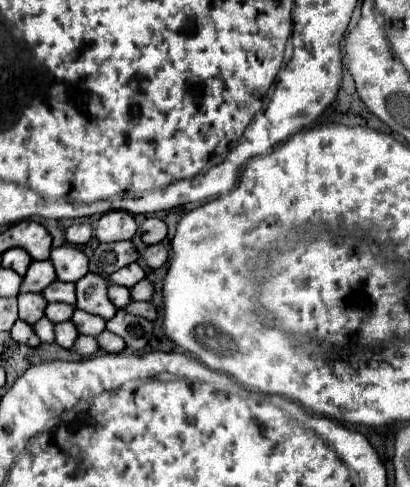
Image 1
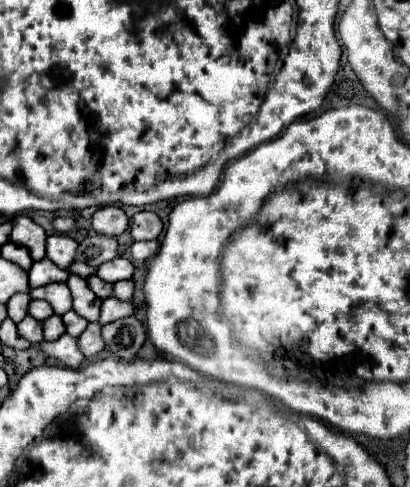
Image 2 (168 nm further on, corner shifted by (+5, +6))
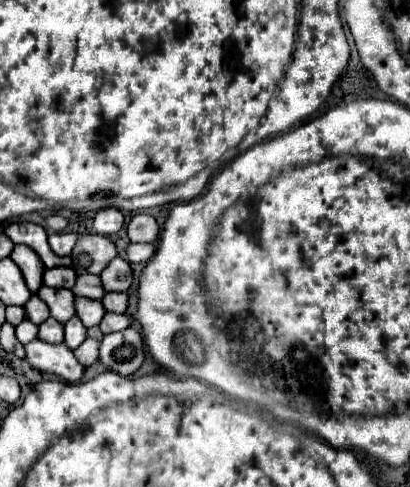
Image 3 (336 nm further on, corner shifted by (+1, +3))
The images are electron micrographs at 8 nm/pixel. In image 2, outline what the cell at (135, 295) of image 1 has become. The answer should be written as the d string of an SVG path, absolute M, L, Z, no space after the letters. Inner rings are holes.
M120 280L114 284L114 296L120 300L132 300L134 294L134 282L132 280Z

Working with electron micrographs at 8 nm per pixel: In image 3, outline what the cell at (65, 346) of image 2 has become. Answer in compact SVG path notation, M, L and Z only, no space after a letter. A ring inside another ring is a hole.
M30 341L26 345L26 361L42 371L42 373L52 373L62 377L68 383L78 383L84 367L76 361L74 353L64 345L48 345L44 341Z

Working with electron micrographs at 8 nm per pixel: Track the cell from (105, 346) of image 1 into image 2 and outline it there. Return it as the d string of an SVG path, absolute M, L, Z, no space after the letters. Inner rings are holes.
M94 322L94 324L90 324L90 326L84 330L84 334L78 338L80 350L82 350L84 356L96 356L96 354L100 354L100 352L104 350L104 340L102 340L100 328L102 328L102 326L100 326L98 322Z

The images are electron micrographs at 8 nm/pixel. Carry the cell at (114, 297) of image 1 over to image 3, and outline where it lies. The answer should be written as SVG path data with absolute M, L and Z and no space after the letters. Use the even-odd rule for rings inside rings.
M80 275L76 279L76 285L72 289L74 295L78 297L88 297L88 299L102 299L104 297L104 289L102 289L102 283L100 283L100 277L98 275Z

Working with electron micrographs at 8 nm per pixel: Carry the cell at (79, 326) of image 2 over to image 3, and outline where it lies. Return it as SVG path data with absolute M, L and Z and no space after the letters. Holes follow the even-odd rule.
M72 317L66 325L64 325L64 343L70 349L76 349L78 345L82 345L86 339L86 327L82 325L82 321L78 317Z

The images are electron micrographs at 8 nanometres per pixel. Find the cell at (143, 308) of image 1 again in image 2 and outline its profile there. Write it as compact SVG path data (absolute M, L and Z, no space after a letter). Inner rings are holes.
M110 296L110 298L106 298L106 300L102 302L100 324L108 324L108 322L114 322L114 320L132 316L134 310L136 310L136 306L134 306L132 302L124 302L124 300L118 300L118 298Z

